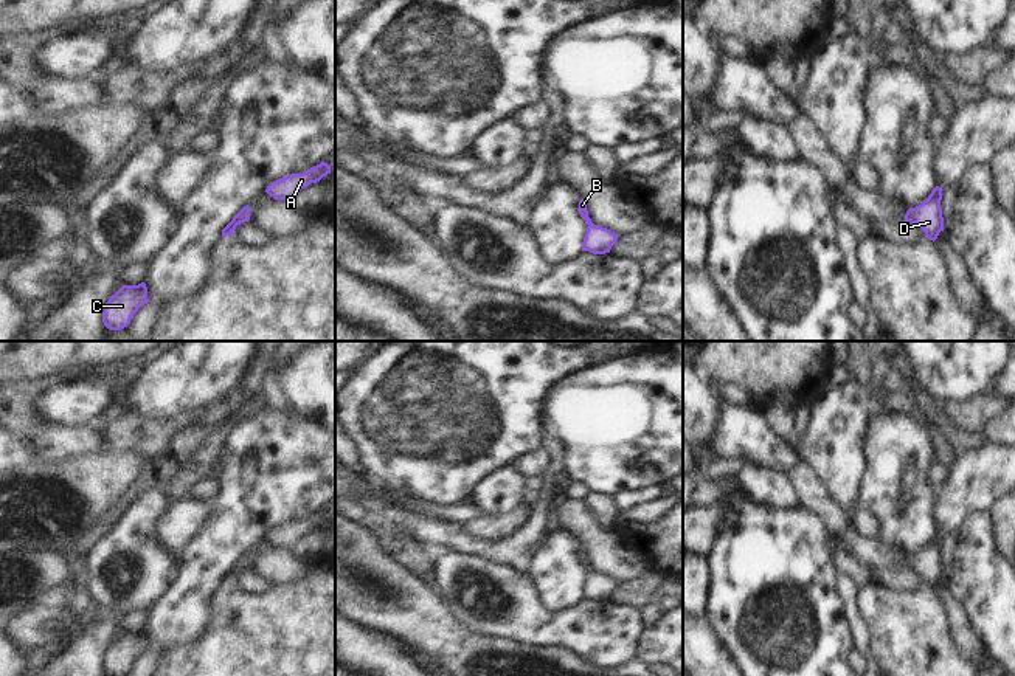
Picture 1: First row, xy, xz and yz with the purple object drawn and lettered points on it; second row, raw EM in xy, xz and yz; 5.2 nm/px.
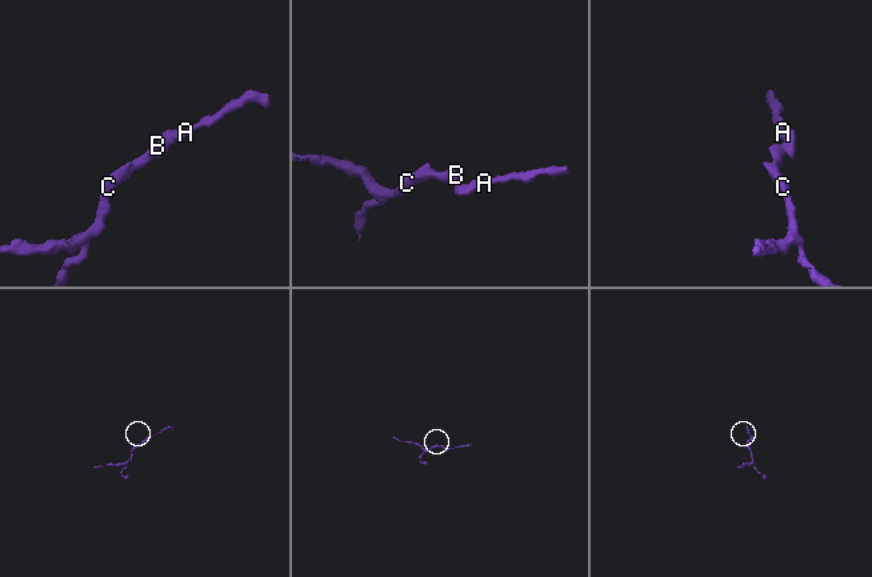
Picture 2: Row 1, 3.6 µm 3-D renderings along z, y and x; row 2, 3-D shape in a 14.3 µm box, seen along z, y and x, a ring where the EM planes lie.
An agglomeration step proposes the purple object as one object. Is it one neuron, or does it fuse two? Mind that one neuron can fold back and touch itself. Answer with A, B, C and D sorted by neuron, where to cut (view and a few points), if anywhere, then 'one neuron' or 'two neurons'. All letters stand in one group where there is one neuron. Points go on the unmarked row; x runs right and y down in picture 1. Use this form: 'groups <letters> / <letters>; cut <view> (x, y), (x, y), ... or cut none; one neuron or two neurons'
groups A B C D; cut none; one neuron

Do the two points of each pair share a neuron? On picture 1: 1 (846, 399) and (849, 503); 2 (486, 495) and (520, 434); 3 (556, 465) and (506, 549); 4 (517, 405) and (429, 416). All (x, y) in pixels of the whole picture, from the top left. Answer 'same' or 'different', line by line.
1: same
2: different
3: same
4: same

